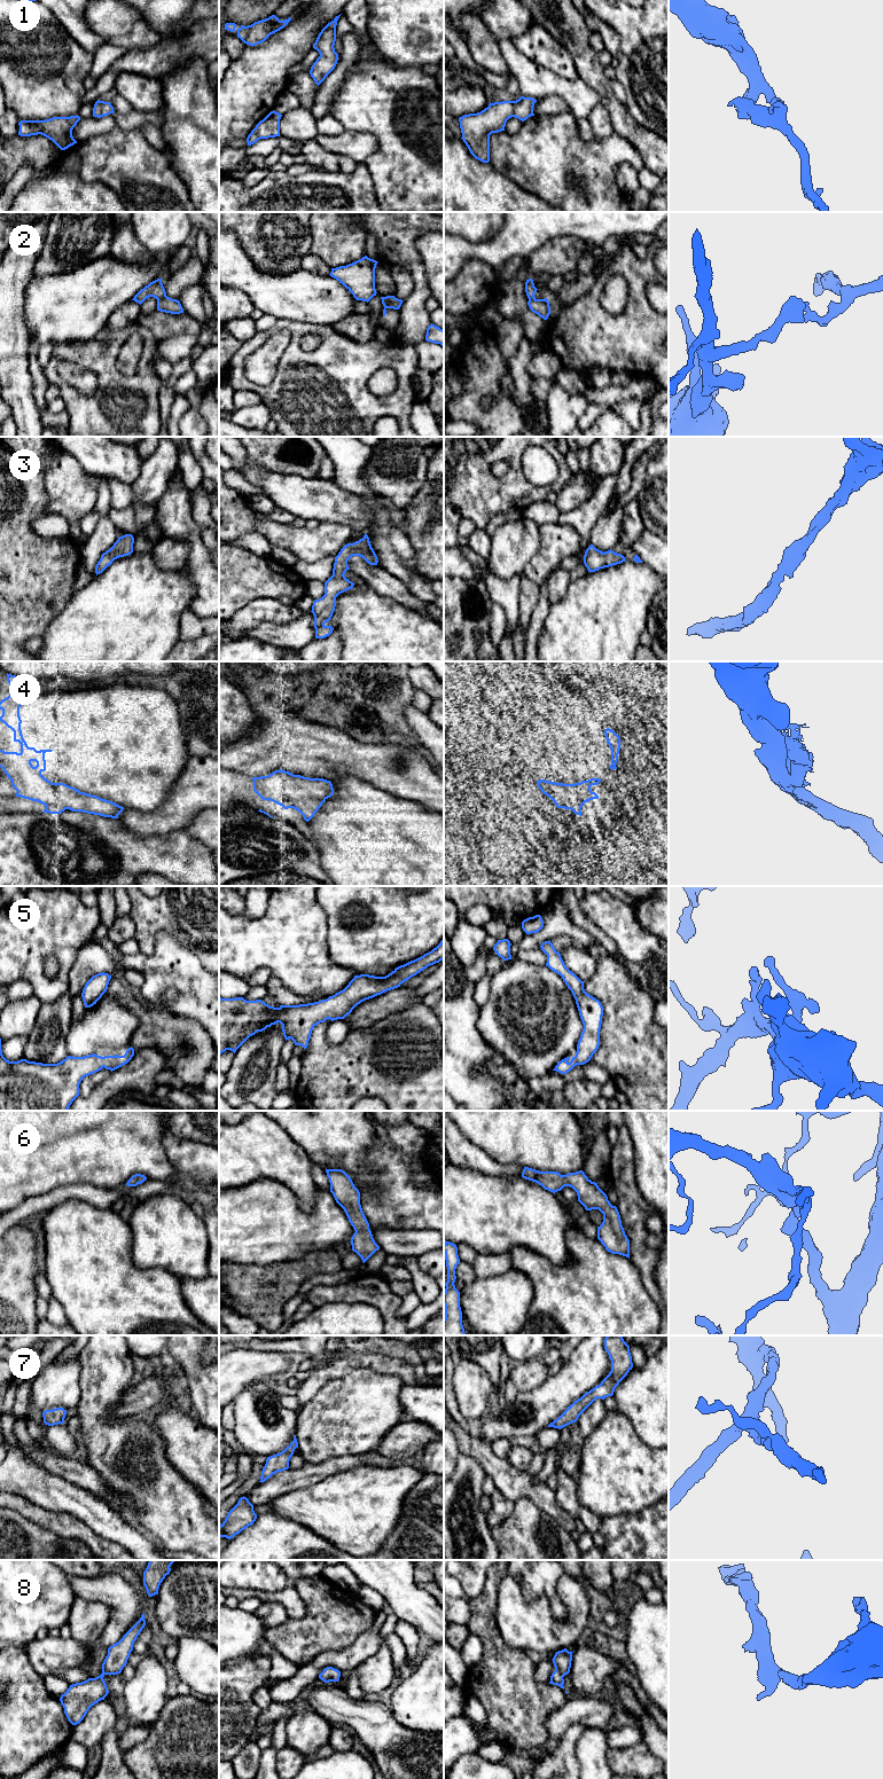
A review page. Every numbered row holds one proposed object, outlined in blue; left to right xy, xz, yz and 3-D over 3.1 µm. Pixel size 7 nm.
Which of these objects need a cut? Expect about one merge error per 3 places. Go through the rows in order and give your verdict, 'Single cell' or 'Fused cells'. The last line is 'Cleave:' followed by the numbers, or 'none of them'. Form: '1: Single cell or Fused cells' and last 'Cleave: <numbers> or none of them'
1: Single cell
2: Fused cells
3: Single cell
4: Single cell
5: Single cell
6: Single cell
7: Single cell
8: Single cell
Cleave: 2

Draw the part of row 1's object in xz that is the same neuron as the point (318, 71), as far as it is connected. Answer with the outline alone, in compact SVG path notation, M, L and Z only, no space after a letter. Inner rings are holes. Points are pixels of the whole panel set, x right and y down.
M341 15L336 16L321 30L313 45L313 48L319 52L320 56L311 66L310 75L318 86L335 69L338 61L338 54L335 52L334 46L336 41L336 25Z

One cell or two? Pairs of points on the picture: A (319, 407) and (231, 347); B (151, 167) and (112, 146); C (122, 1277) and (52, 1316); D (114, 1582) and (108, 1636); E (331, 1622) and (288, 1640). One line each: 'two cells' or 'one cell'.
A: two cells
B: one cell
C: two cells
D: one cell
E: one cell

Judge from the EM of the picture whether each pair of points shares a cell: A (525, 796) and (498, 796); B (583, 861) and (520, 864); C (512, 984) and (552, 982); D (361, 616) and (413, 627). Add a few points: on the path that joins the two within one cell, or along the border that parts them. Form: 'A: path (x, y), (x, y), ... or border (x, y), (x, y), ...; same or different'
A: path (518, 793), (505, 793); same
B: border (521, 833), (531, 839), (537, 856); different
C: path (522, 984), (541, 984); same
D: path (374, 627), (400, 627); same

